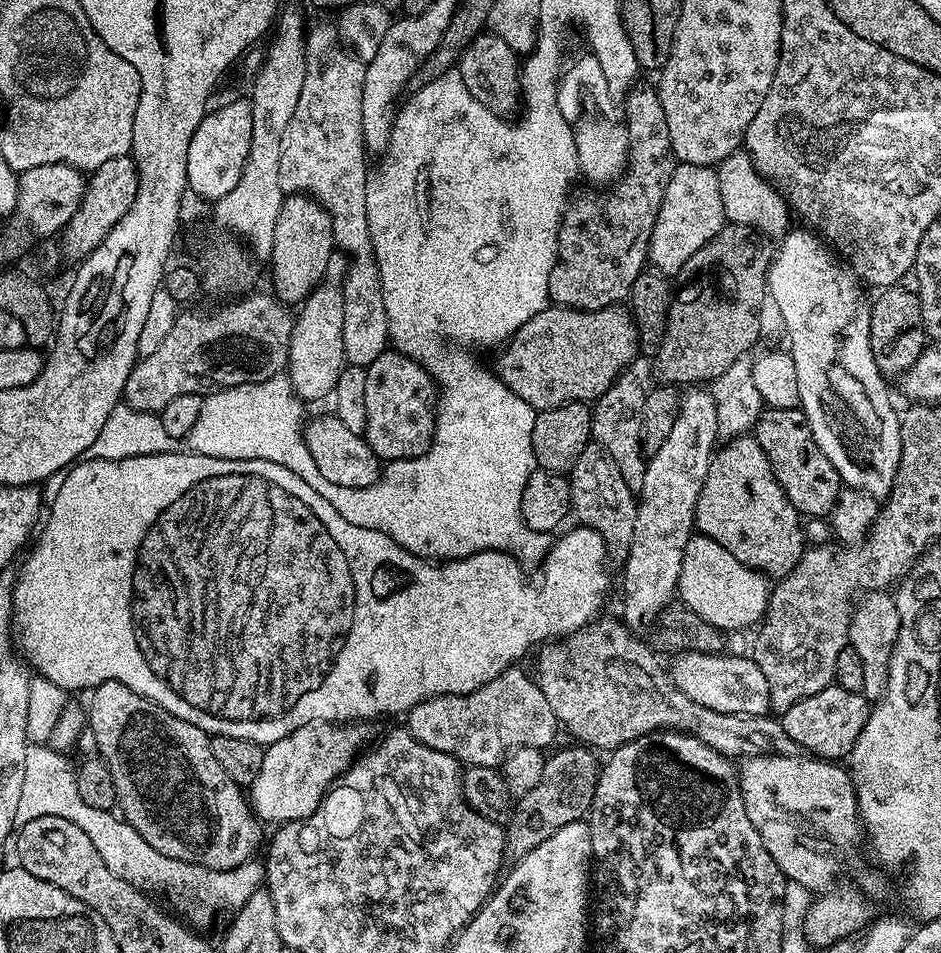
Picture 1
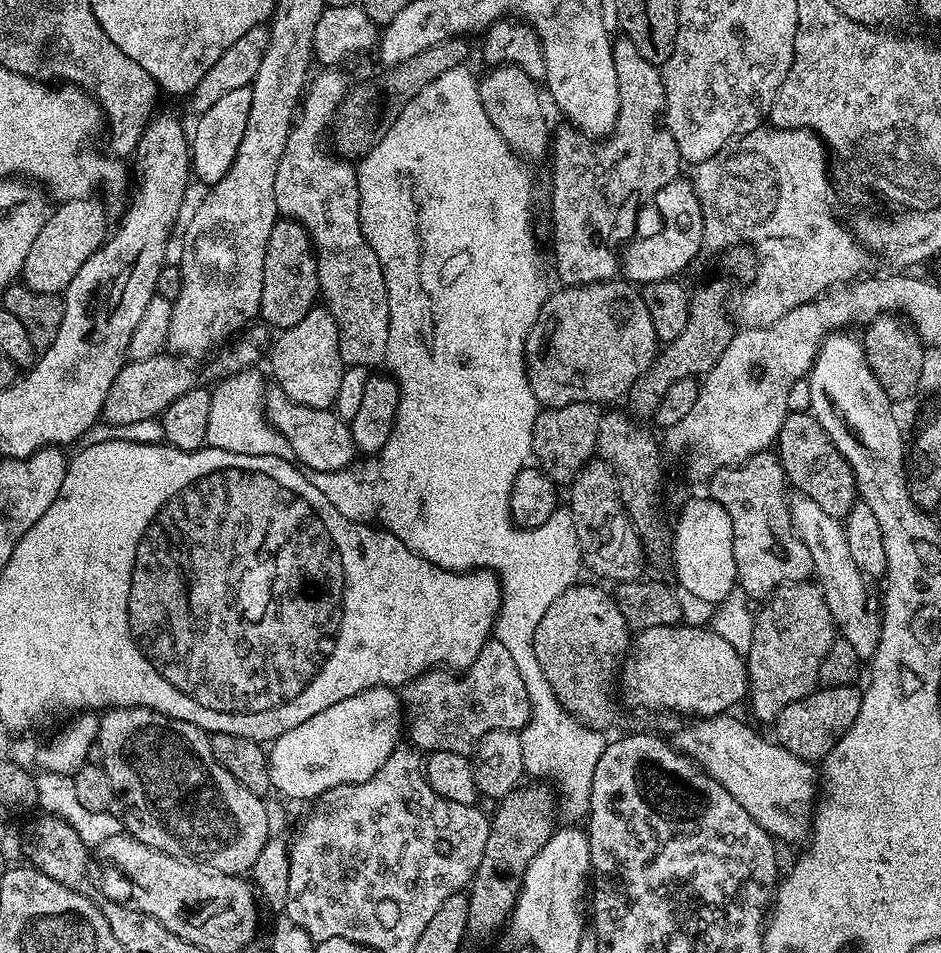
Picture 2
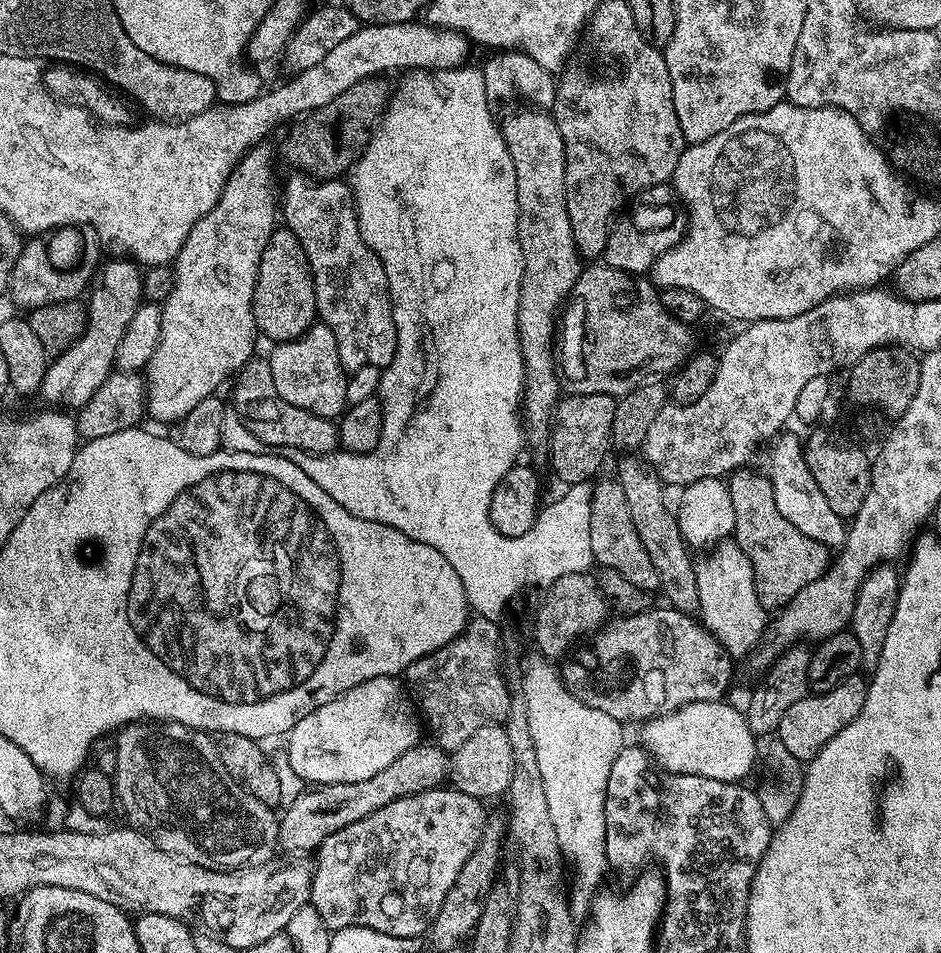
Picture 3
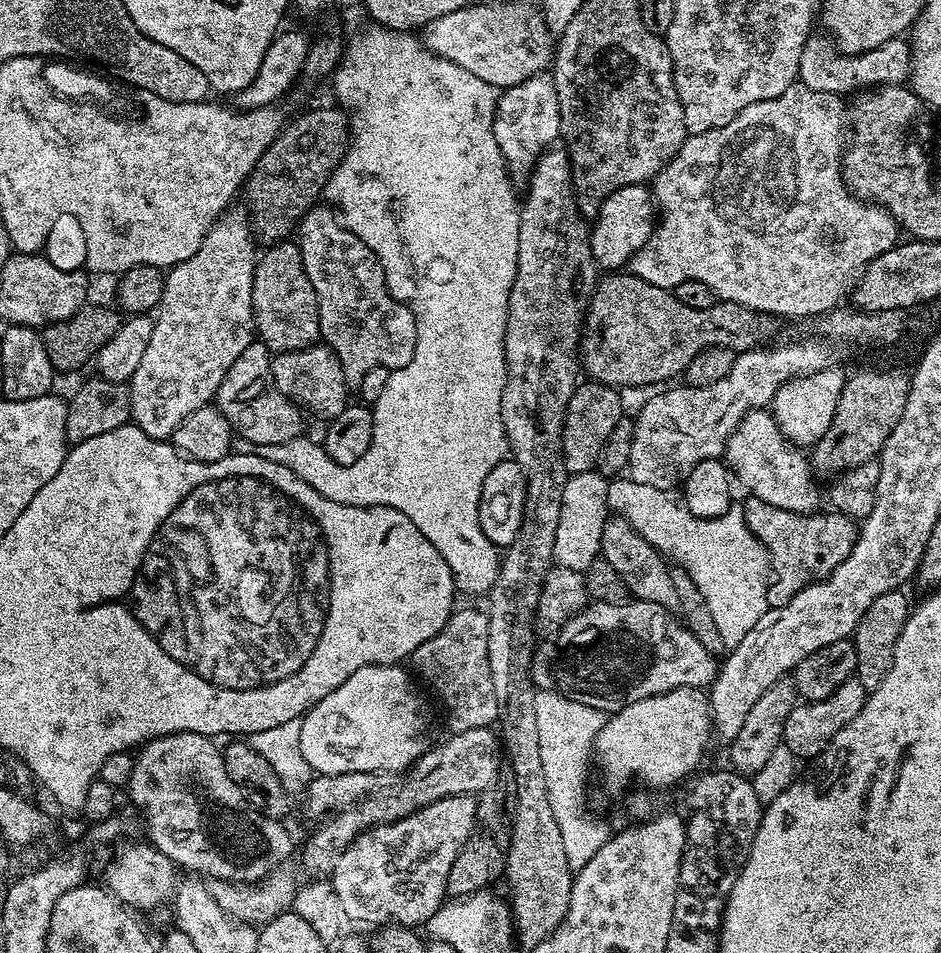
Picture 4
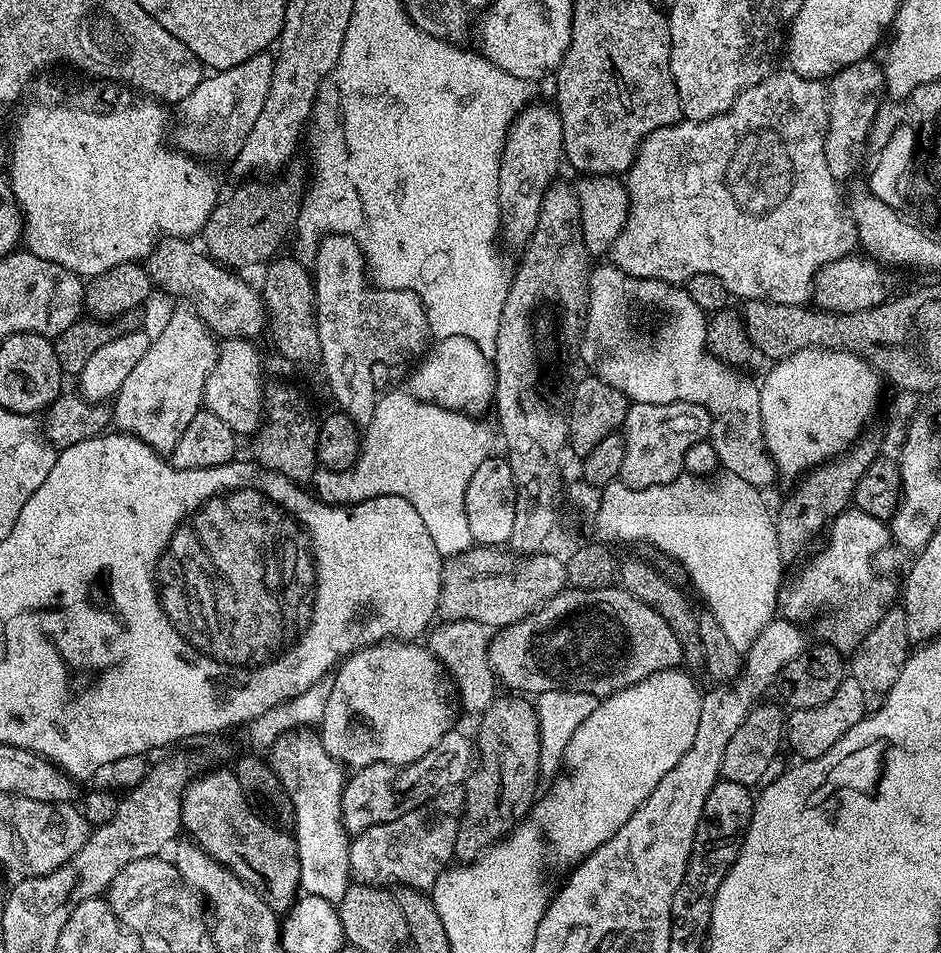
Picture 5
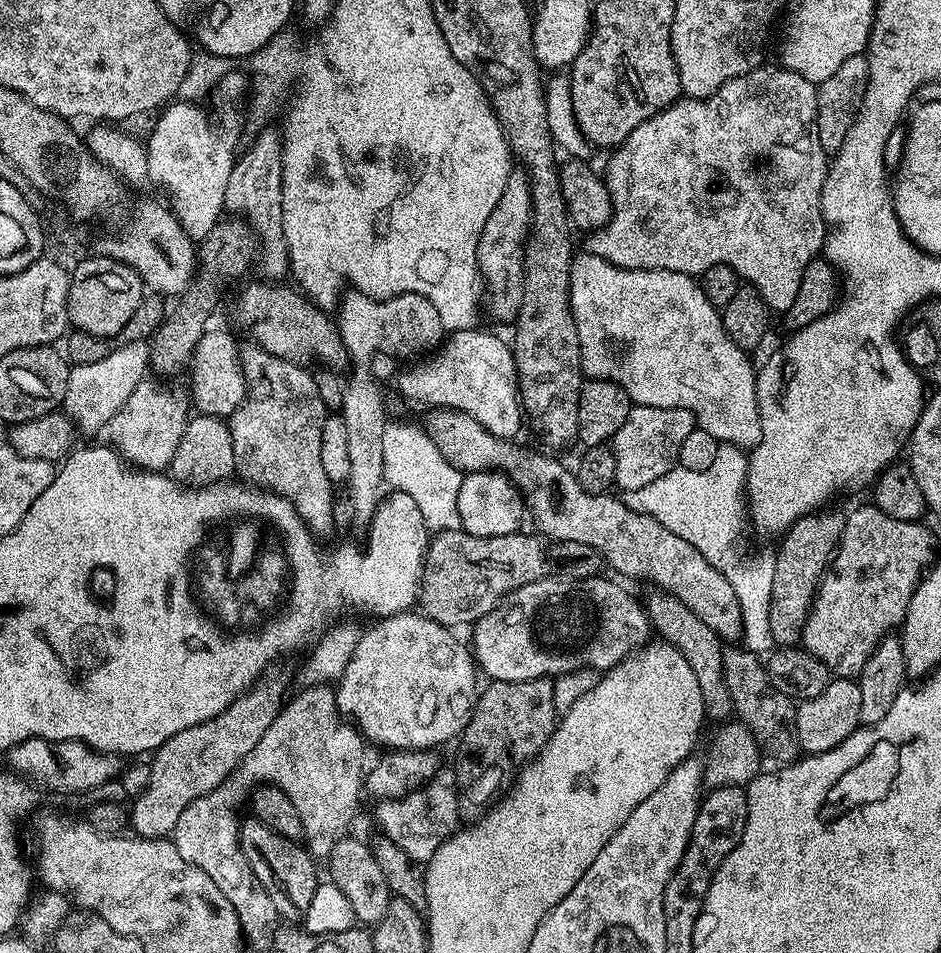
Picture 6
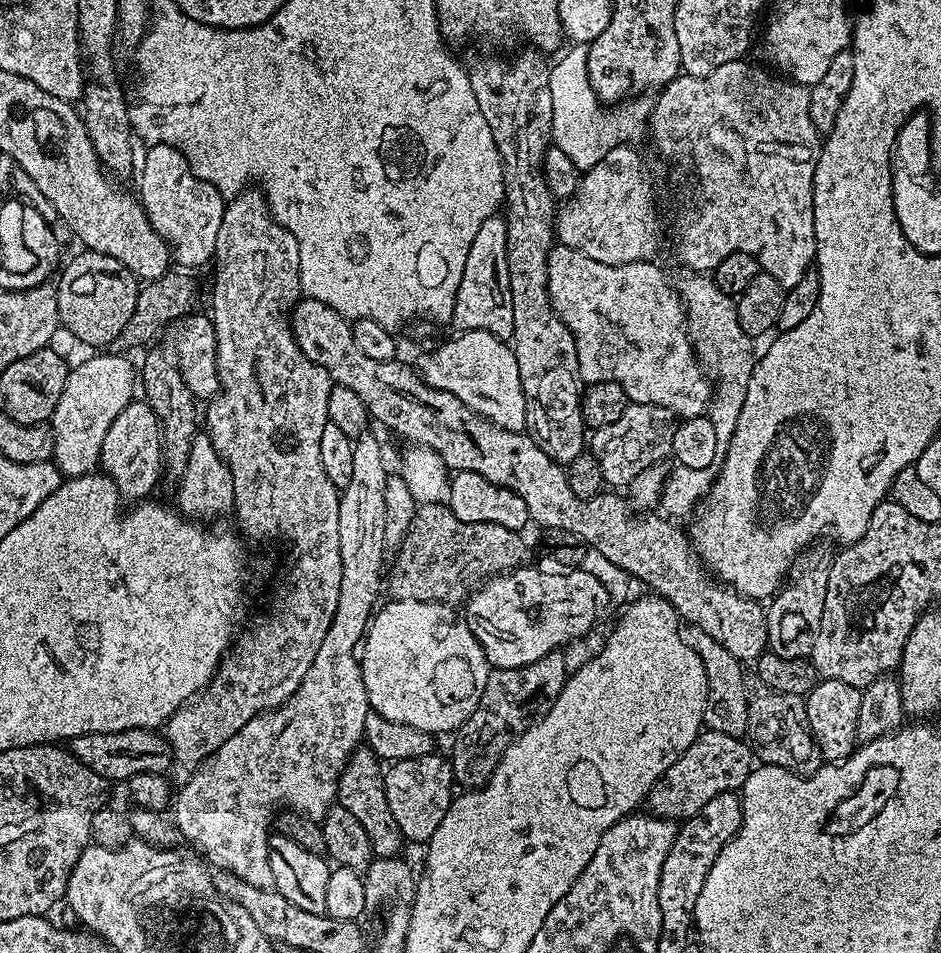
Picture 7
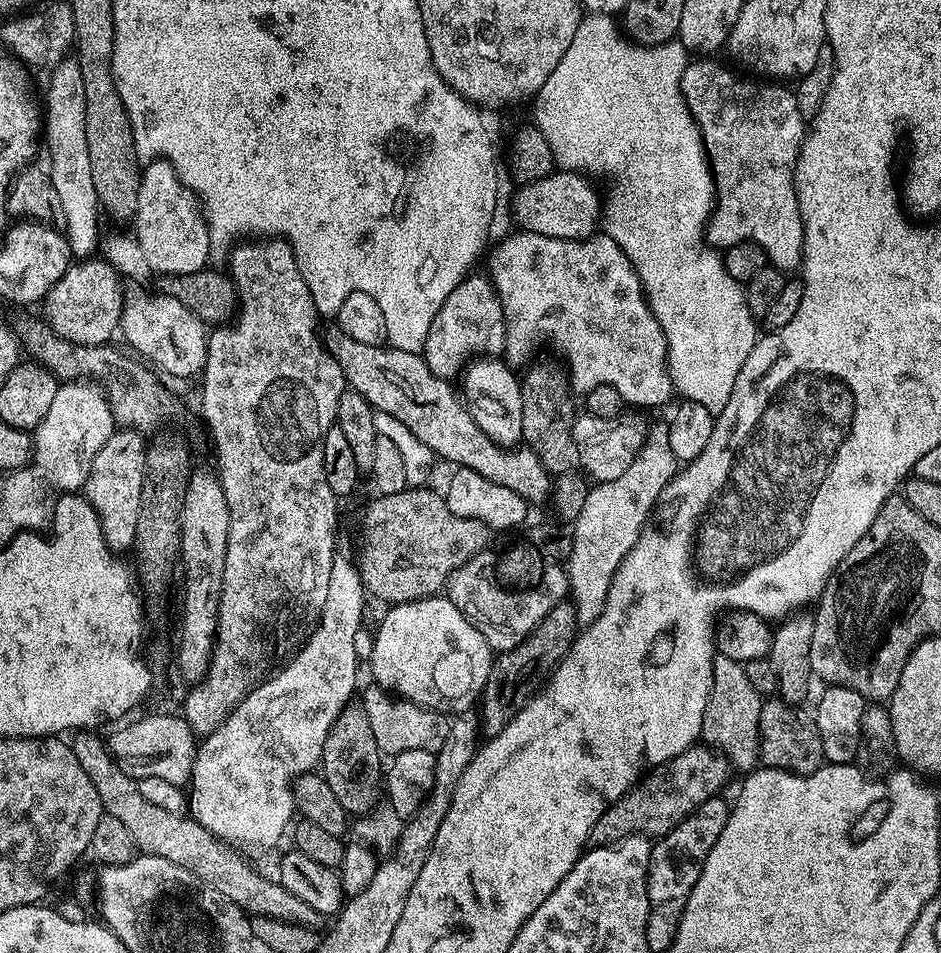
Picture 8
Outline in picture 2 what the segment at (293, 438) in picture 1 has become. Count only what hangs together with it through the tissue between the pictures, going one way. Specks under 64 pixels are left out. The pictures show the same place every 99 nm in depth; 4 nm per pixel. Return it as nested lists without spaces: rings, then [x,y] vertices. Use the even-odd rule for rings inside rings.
[[[244,368],[241,372],[235,372],[233,376],[223,377],[217,384],[220,385],[211,389],[210,418],[216,422],[220,420],[220,416],[224,416],[224,425],[216,422],[206,430],[204,442],[207,447],[226,450],[230,454],[250,454],[251,456],[296,460],[294,450],[290,450],[290,442],[272,427],[267,414],[264,413],[266,383],[264,384],[264,376],[260,370]]]

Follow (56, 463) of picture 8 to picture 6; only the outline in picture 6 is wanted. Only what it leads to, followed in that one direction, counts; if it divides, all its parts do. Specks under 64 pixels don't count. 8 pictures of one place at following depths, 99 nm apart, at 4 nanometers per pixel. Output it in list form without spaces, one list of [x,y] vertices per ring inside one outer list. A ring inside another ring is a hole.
[[[142,340],[122,344],[118,350],[114,350],[114,354],[98,358],[98,362],[72,364],[68,370],[63,411],[81,433],[96,432],[103,424],[104,427],[111,425],[114,414],[122,410],[122,402],[134,394],[134,386],[145,379],[149,368],[148,344]]]

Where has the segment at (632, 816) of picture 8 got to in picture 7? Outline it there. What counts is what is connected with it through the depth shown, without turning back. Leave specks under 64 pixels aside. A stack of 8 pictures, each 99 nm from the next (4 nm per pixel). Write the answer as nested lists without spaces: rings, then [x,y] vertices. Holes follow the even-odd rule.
[[[711,730],[701,731],[693,744],[680,755],[678,762],[666,770],[660,783],[649,790],[647,811],[661,820],[686,821],[698,814],[698,810],[702,810],[710,798],[718,798],[718,794],[723,792],[743,789],[753,767],[754,753],[741,737]]]

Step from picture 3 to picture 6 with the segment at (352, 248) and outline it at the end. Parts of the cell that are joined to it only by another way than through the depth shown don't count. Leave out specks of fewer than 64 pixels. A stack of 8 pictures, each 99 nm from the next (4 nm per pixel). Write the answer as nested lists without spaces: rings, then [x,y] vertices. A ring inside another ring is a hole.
[[[348,290],[341,295],[339,312],[340,337],[348,351],[349,361],[353,365],[360,364],[353,370],[352,377],[344,380],[344,401],[338,411],[346,422],[350,453],[350,478],[346,481],[346,489],[348,488],[348,504],[352,507],[353,522],[367,526],[374,518],[386,492],[382,466],[382,430],[386,430],[390,423],[390,416],[384,413],[381,385],[372,376],[369,364],[380,352],[397,358],[412,355],[416,355],[416,358],[423,357],[440,347],[445,339],[446,329],[434,302],[416,292],[377,298]]]

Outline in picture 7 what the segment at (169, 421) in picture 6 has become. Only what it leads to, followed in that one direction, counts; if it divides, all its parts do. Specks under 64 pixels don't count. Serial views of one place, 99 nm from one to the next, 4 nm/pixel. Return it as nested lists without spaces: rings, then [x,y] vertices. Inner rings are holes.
[[[133,399],[131,404],[126,405],[122,410],[122,414],[118,414],[118,418],[114,418],[114,422],[110,422],[110,430],[106,430],[106,439],[102,442],[102,450],[100,451],[99,467],[102,469],[103,475],[109,476],[114,482],[117,492],[128,502],[140,502],[148,496],[156,488],[156,483],[162,477],[162,461],[164,455],[160,449],[160,423],[154,414],[154,410],[143,399]]]

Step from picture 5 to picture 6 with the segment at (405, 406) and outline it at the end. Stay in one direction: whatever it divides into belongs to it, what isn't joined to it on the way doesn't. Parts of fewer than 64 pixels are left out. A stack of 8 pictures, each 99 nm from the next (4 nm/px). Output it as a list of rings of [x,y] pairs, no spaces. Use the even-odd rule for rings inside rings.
[[[393,419],[386,430],[382,430],[382,466],[387,487],[410,494],[410,498],[418,502],[418,510],[422,510],[422,518],[433,533],[460,528],[458,486],[462,486],[464,476],[443,456],[419,423],[407,424]]]

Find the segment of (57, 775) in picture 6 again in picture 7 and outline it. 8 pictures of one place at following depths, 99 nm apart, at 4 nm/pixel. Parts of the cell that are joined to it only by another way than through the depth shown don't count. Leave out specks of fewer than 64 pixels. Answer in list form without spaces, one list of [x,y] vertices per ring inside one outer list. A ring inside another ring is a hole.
[[[135,728],[121,732],[87,732],[71,740],[70,751],[91,772],[104,777],[108,782],[126,782],[139,772],[164,774],[172,767],[172,754],[167,739],[151,728]]]

